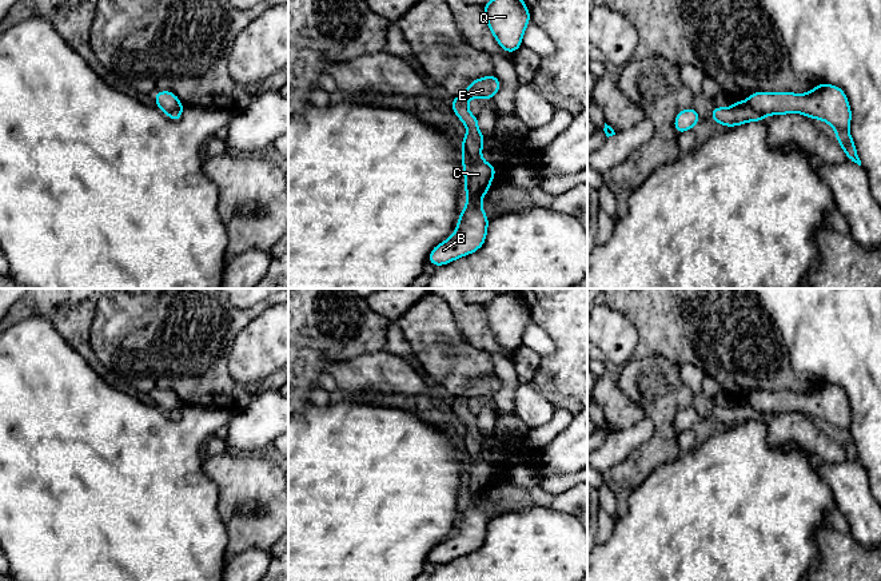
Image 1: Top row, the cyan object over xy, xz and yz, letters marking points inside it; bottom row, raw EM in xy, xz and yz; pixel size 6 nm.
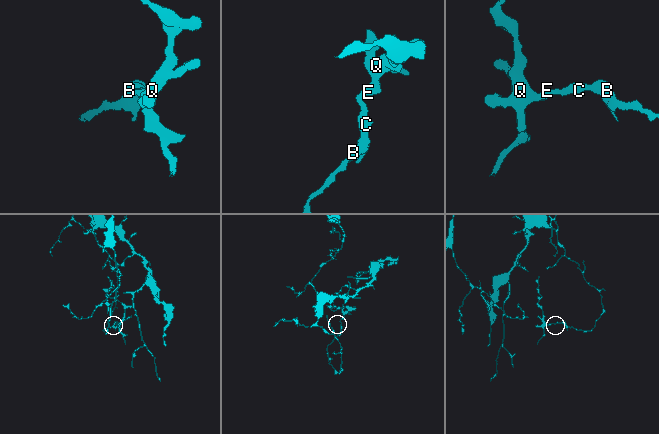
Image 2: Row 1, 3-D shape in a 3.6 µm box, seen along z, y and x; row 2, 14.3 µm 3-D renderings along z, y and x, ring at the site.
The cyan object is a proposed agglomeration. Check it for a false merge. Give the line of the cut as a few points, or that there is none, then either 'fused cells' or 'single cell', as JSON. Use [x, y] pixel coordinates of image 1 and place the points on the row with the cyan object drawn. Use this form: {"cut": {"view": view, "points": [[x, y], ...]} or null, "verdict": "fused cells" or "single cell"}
{"cut": {"view": "xz", "points": [[462, 148], [473, 158], [481, 158]]}, "verdict": "fused cells"}

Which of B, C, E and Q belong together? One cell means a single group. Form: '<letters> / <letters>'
B C / E Q

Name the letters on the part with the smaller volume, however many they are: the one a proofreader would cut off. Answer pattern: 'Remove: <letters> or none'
Remove: E, Q

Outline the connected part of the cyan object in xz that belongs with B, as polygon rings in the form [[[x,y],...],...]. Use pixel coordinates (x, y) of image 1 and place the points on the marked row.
[[[462,150],[462,166],[465,170],[463,187],[467,194],[467,204],[461,210],[455,232],[434,247],[428,255],[432,266],[442,266],[461,256],[479,250],[487,235],[489,218],[482,210],[482,195],[490,192],[491,179],[497,167],[482,158],[473,159]]]

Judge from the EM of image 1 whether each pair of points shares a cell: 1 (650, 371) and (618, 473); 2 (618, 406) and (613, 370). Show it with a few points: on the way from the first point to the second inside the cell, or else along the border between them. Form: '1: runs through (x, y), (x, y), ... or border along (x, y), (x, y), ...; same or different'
1: runs through (661, 400), (661, 440), (646, 454); same
2: runs through (613, 397), (613, 379); same

